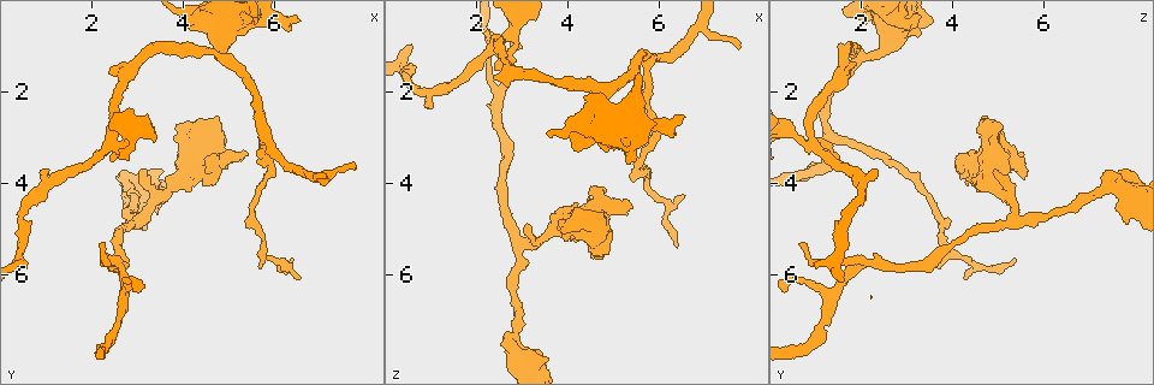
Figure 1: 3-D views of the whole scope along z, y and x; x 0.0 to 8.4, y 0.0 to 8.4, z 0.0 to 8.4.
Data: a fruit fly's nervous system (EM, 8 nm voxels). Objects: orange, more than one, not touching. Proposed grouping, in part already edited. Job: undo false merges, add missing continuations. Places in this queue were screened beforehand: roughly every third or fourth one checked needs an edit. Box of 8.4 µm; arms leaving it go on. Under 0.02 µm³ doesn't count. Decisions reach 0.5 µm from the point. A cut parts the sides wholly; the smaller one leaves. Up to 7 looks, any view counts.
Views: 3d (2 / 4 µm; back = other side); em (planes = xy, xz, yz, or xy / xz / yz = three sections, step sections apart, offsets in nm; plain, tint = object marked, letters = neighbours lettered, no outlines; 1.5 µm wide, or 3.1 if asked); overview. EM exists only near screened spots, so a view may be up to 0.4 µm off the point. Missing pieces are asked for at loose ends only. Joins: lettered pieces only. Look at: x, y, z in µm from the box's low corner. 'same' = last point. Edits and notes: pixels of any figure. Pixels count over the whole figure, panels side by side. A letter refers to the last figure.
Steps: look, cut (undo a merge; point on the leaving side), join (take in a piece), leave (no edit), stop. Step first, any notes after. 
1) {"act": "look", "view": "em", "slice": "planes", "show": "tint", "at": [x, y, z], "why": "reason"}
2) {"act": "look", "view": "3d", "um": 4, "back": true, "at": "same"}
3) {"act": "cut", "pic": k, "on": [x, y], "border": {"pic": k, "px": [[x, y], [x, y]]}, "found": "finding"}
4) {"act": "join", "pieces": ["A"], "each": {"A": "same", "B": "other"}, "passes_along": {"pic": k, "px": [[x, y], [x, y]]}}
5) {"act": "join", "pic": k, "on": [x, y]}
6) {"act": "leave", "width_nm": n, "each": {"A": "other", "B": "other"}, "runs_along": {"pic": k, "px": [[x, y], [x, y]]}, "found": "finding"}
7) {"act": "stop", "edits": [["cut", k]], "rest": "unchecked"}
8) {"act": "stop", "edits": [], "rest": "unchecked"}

{"act": "look", "view": "3d", "um": 4, "at": [4.45, 3.45, 4.10], "why": "branch stops here"}

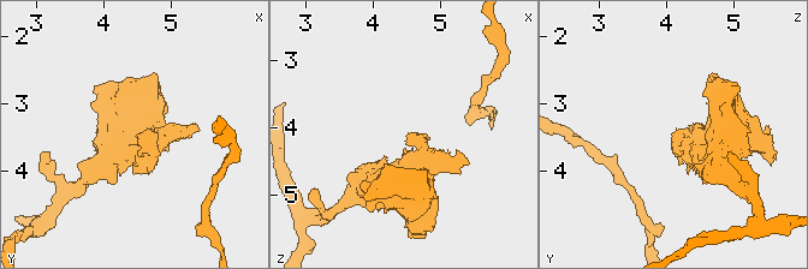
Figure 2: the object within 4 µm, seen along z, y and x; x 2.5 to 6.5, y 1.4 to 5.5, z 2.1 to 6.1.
{"act": "look", "view": "em", "slice": "planes", "show": "letters", "at": [4.45, 3.45, 4.10], "why": "now the EM"}

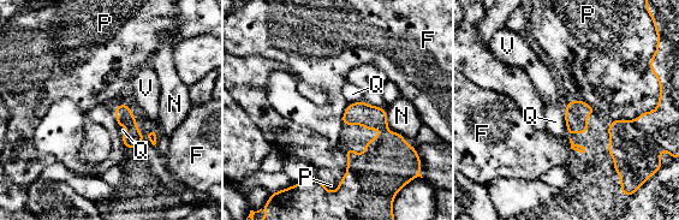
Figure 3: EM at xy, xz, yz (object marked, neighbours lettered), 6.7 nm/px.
{"act": "leave", "each": {"F": "other", "N": "other", "P": "other", "Q": "other", "V": "other"}, "runs_along": {"pic": 3, "px": [[362, 105], [382, 144], [352, 174]]}, "found": "no lettered piece goes on from it"}

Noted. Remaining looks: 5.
{"act": "look", "view": "em", "slice": "planes", "show": "letters", "at": [2.45, 3.55, 1.40], "why": "thin end"}

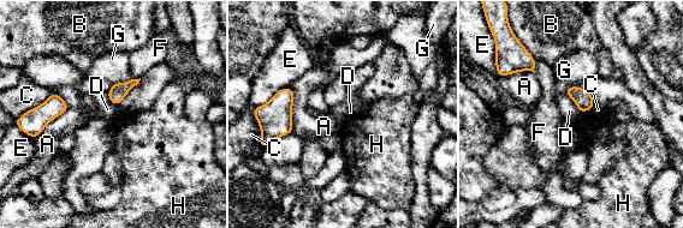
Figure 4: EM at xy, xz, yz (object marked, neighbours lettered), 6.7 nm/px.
{"act": "leave", "each": {"A": "other", "B": "other", "C": "other", "D": "other", "E": "other", "F": "other", "G": "other", "H": "other"}, "border": {"pic": 4, "px": [[564, 92], [581, 112]]}, "found": "no lettered piece goes on from it"}

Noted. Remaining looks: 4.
{"act": "look", "view": "em", "slice": "planes", "show": "tint", "at": [3.05, 4.80, 5.35]}

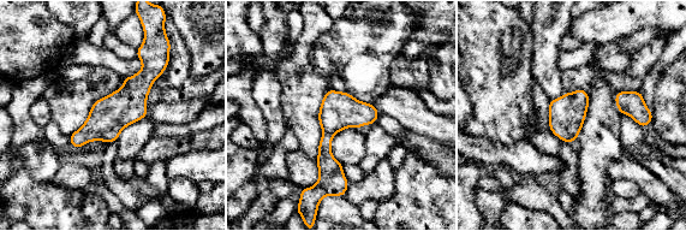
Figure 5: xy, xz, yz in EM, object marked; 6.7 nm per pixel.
{"act": "look", "view": "em", "slice": "planes", "show": "letters", "at": "same"}

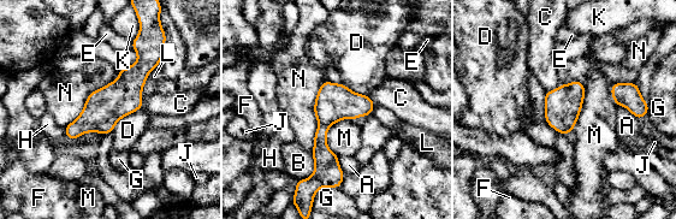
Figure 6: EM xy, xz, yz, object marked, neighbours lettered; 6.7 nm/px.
{"act": "leave", "each": {"A": "other", "B": "other", "C": "other", "D": "other", "E": "other", "F": "other", "G": "other", "H": "other", "J": "other", "K": "other", "L": "other", "M": "other", "N": "other"}, "border": {"pic": 6, "px": [[348, 118], [328, 128], [338, 157]]}, "found": "all the same cell"}

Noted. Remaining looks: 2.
{"act": "stop", "edits": [], "rest": "unchecked"}

